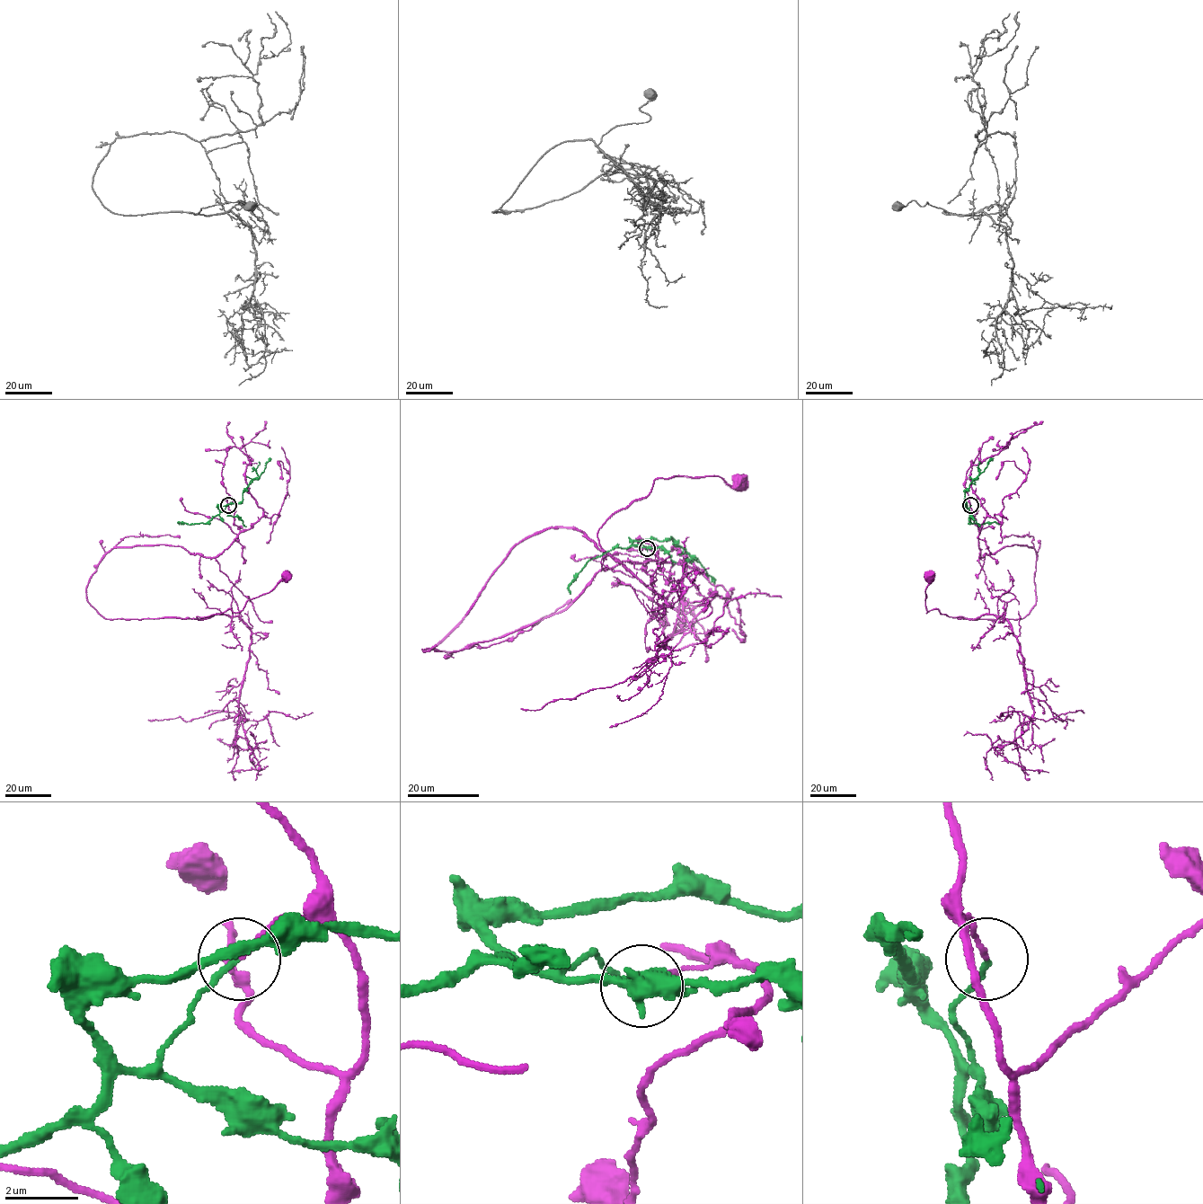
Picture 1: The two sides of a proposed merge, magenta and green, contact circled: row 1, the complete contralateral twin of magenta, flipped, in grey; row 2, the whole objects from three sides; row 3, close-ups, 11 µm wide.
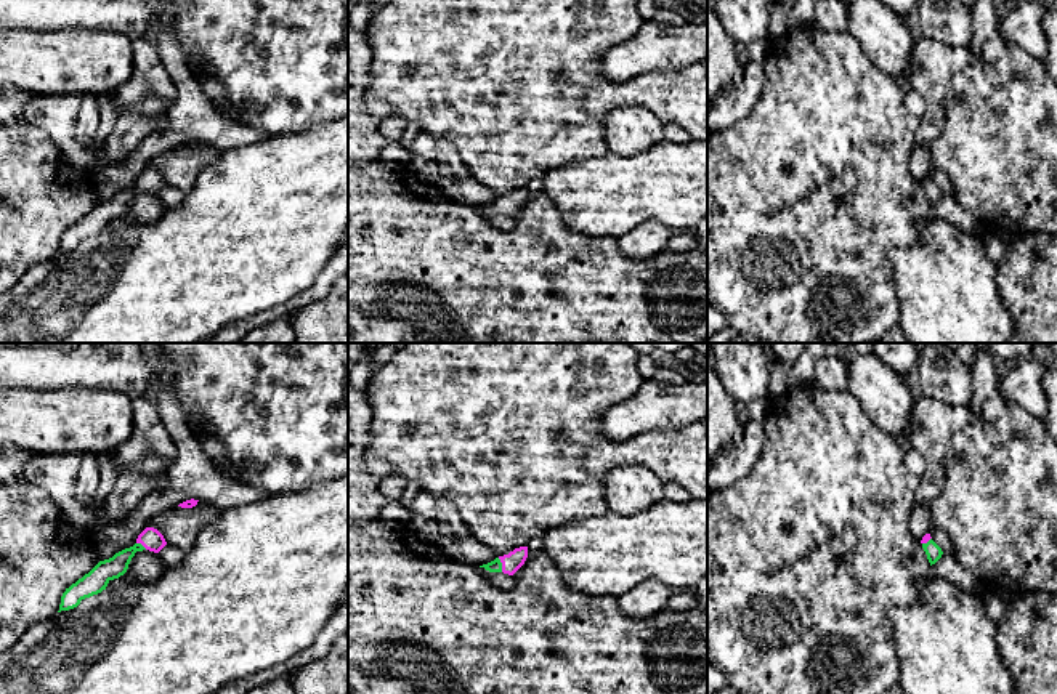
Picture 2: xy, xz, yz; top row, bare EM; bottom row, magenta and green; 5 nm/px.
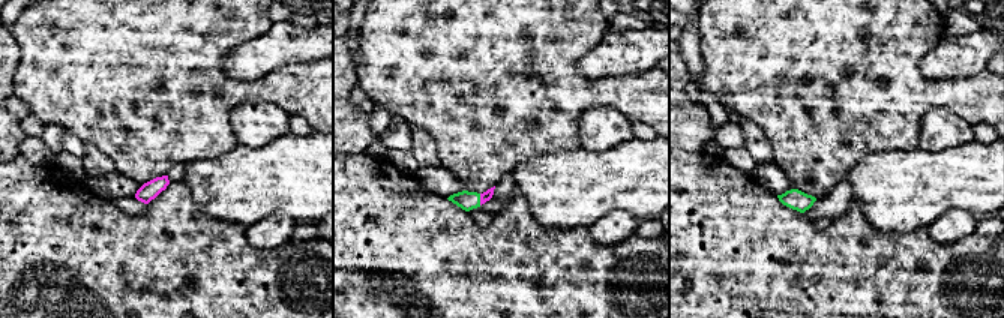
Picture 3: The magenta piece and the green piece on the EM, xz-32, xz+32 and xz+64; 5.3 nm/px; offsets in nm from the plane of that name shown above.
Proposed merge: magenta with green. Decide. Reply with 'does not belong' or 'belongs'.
does not belong

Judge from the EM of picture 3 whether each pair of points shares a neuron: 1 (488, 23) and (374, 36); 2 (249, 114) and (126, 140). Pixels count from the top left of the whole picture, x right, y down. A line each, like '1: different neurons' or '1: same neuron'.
1: same neuron
2: different neurons

